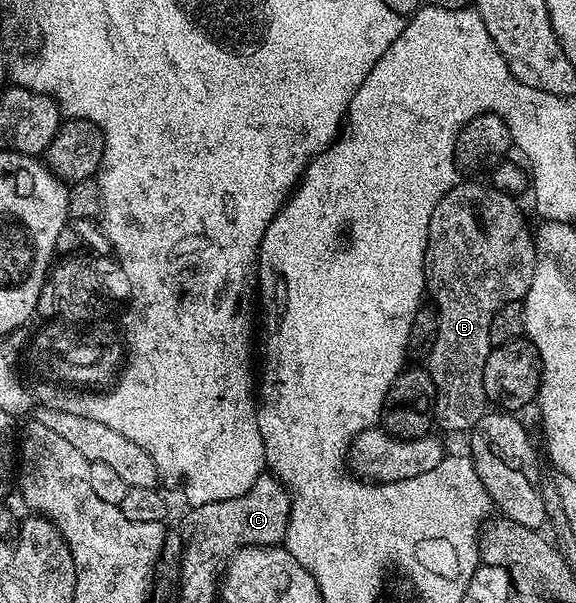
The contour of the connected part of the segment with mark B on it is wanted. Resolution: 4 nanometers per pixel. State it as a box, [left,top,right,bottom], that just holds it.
[424,181,540,432]

